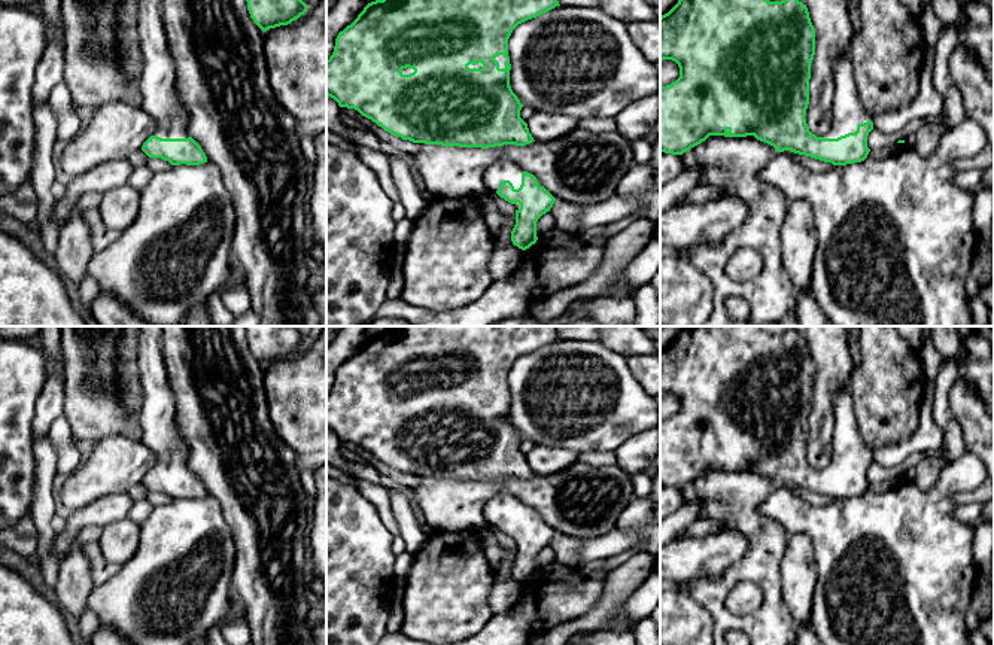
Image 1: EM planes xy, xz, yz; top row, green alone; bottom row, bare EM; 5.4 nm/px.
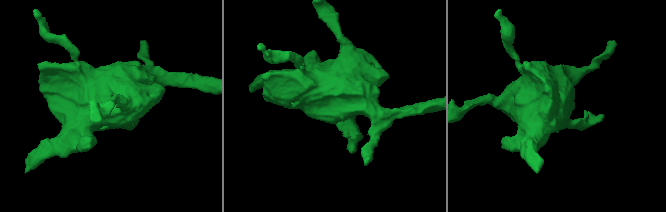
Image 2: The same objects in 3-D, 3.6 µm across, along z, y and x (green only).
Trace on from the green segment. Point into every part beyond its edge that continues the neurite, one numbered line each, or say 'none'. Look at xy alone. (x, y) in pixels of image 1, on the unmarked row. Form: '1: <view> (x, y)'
1: xy (157, 417)

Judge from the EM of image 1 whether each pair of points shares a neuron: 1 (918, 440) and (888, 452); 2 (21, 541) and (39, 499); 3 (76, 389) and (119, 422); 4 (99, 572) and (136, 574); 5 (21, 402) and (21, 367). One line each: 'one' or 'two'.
1: one
2: two
3: one
4: two
5: one

